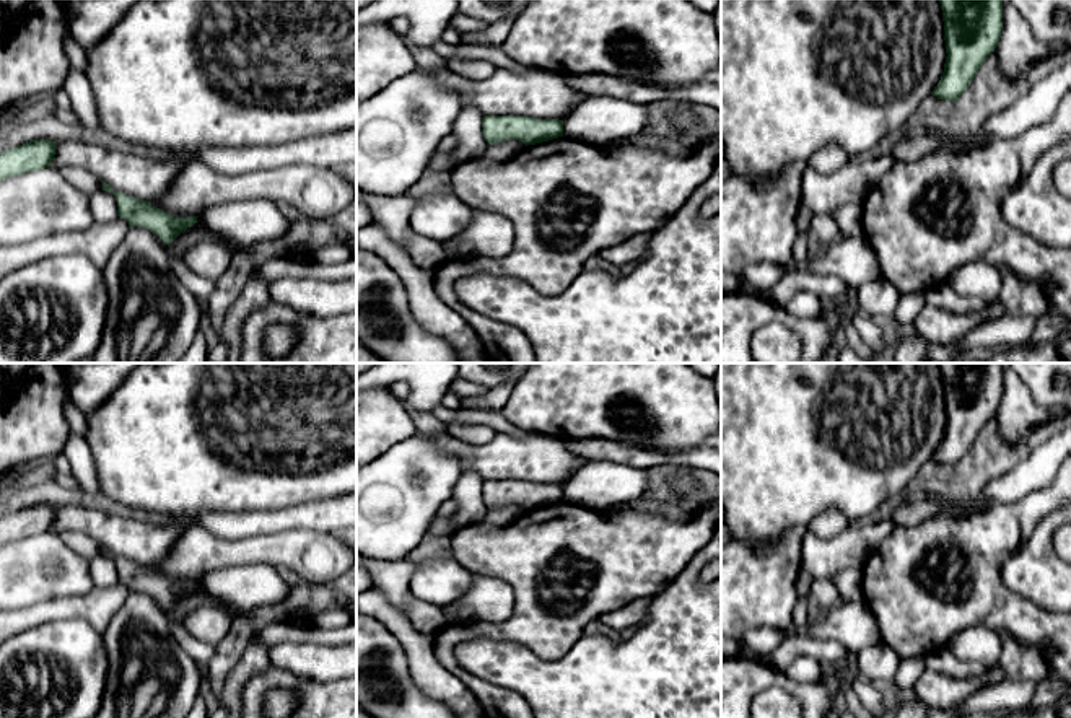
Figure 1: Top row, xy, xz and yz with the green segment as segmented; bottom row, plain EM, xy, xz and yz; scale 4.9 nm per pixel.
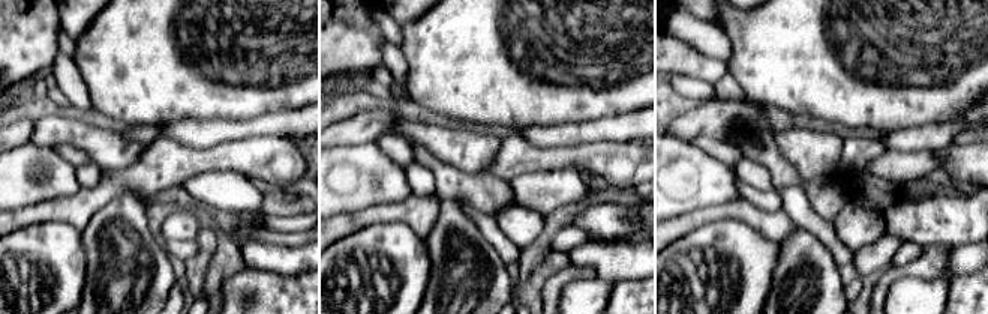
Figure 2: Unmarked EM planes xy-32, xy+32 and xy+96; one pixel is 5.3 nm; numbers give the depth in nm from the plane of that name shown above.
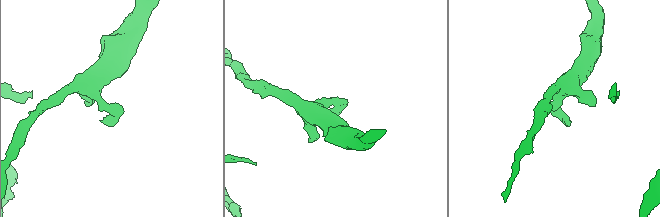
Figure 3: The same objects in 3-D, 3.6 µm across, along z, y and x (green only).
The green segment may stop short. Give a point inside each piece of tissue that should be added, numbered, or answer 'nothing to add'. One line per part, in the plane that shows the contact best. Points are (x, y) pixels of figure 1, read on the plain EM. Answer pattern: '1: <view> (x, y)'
nothing to add

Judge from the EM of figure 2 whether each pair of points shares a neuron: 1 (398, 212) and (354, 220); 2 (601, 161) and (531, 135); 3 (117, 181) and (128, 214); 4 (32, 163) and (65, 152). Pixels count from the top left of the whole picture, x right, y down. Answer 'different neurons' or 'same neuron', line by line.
1: same neuron
2: different neurons
3: different neurons
4: different neurons

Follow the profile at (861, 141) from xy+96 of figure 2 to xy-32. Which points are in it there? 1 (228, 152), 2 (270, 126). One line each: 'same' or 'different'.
1: same
2: different

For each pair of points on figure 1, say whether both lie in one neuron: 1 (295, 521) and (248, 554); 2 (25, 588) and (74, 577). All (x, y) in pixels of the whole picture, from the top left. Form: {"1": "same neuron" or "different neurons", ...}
{"1": "different neurons", "2": "same neuron"}

